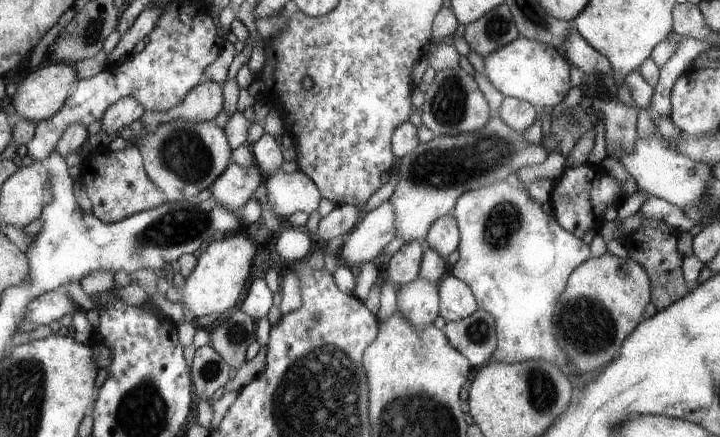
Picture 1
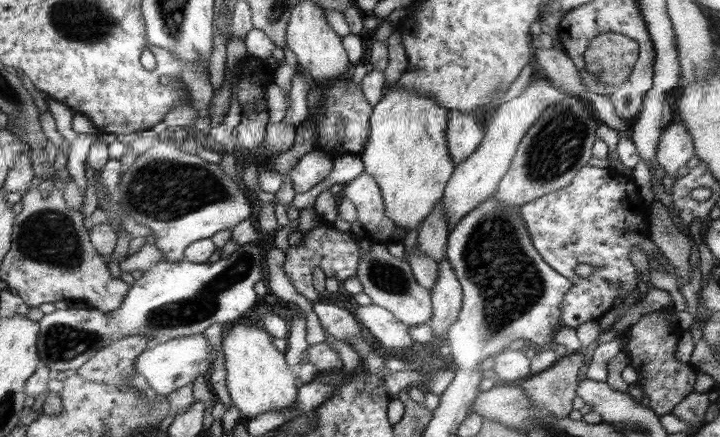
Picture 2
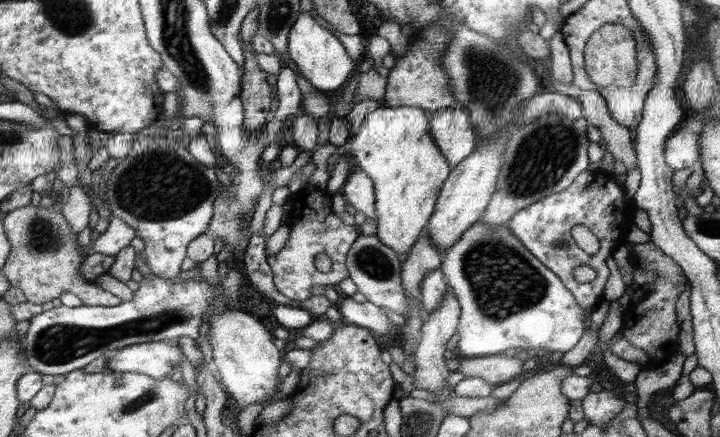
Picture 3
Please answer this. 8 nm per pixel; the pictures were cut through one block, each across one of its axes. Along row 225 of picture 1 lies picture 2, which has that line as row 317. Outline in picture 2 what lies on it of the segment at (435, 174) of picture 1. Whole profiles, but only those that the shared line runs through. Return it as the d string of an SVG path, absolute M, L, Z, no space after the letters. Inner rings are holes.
M370 240L370 250L361 252L356 277L362 283L363 292L370 296L374 304L390 311L406 326L428 325L432 318L431 292L418 283L408 263L391 255L386 247L382 242Z

